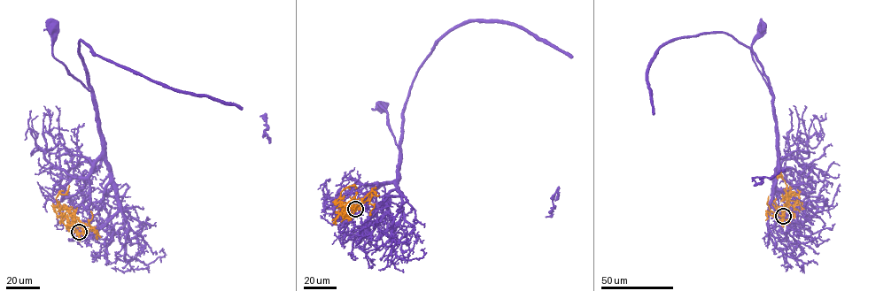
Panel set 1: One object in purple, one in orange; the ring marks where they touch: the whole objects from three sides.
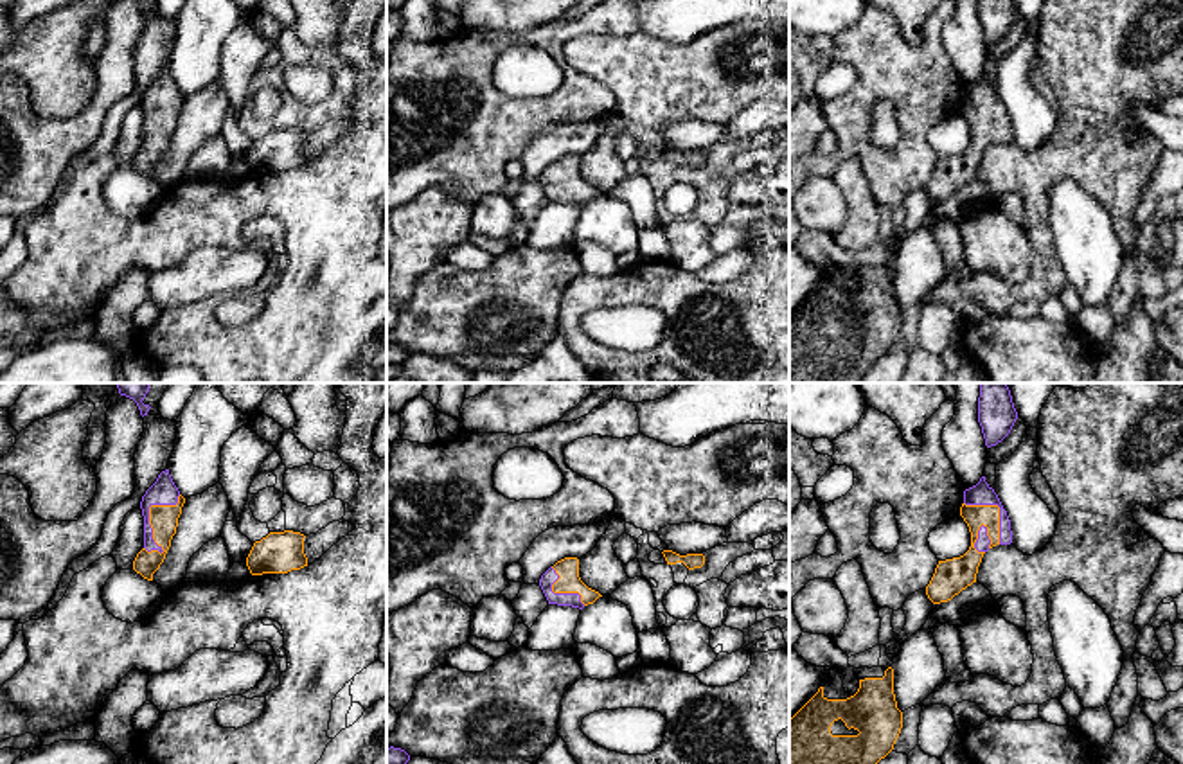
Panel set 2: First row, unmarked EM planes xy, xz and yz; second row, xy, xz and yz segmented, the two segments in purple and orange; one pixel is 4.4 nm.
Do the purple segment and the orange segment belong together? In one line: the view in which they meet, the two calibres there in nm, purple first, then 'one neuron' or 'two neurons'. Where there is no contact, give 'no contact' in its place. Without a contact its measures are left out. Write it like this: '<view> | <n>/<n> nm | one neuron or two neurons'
xy | 120/130 nm | two neurons

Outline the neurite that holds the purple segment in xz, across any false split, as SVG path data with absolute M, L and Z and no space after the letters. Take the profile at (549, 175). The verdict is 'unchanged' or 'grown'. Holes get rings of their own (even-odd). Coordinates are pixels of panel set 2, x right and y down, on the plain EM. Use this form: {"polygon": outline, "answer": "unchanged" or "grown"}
{"polygon": "M550 164L539 176L539 183L548 198L548 201L557 201L557 203L572 203L583 207L584 201L581 200L579 191L554 191L552 182L559 176L556 167Z", "answer": "unchanged"}

